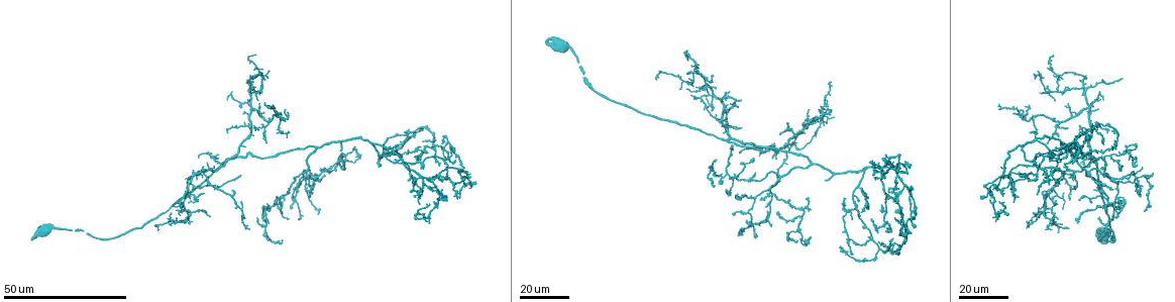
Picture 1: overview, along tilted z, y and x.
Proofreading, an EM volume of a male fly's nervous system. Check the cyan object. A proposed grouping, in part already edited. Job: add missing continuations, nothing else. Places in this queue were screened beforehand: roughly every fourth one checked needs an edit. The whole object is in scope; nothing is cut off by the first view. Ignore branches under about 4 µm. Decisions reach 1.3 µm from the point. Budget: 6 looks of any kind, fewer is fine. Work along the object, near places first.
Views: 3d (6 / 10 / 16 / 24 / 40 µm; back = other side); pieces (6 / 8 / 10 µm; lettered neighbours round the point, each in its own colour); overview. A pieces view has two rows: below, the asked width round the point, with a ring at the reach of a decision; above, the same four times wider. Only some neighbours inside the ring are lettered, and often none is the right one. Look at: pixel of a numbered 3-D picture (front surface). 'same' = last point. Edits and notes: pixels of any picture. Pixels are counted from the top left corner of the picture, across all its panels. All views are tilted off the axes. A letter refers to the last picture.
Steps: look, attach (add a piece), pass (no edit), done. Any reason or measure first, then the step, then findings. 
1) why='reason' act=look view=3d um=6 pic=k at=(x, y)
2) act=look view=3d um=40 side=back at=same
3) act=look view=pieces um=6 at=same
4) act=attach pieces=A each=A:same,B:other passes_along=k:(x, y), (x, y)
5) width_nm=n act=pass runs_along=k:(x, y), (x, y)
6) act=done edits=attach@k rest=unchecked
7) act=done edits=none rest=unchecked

why='an open end' act=look view=3d um=24 pic=1 at=(267, 142)

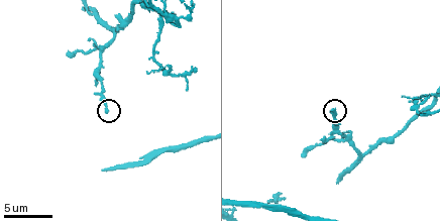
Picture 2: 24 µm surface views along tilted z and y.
act=look view=pieces um=10 pic=2 at=(332, 108)

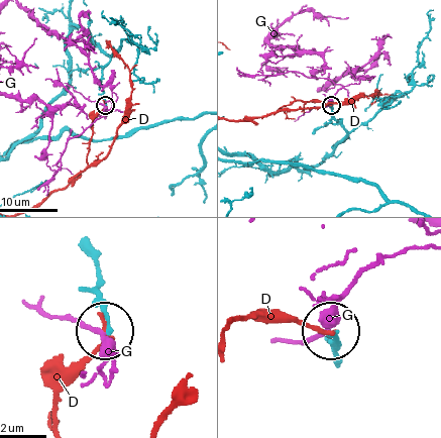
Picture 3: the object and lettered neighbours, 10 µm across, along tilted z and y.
act=pass each=D:other,G:other runs_along=3:(93, 257), (105, 330) found='no lettered piece goes on from it'

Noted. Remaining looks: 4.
why='free end' act=look view=3d um=16 pic=1 at=(1062, 93)

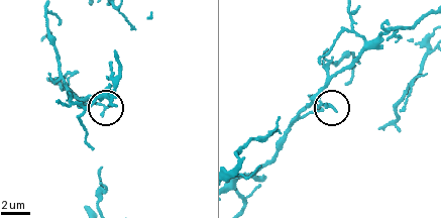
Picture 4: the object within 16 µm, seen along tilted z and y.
act=look view=3d um=6 pic=4 at=(103, 116)

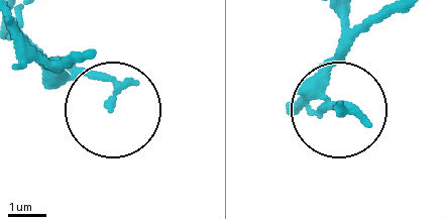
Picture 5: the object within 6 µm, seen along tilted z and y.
act=look view=pieces um=10 pic=5 at=(340, 111)

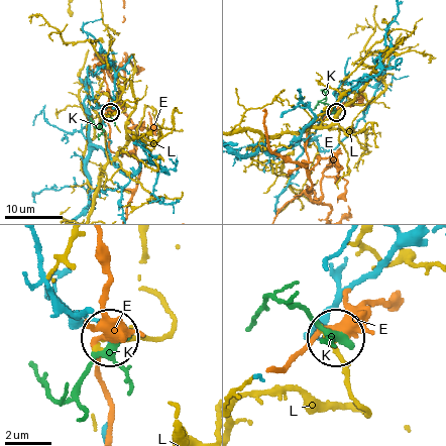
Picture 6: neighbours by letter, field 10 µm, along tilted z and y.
width_nm=160 act=pass each=E:other,K:other,L:other found='none of them fits'

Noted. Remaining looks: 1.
act=done edits=none rest=unchecked

